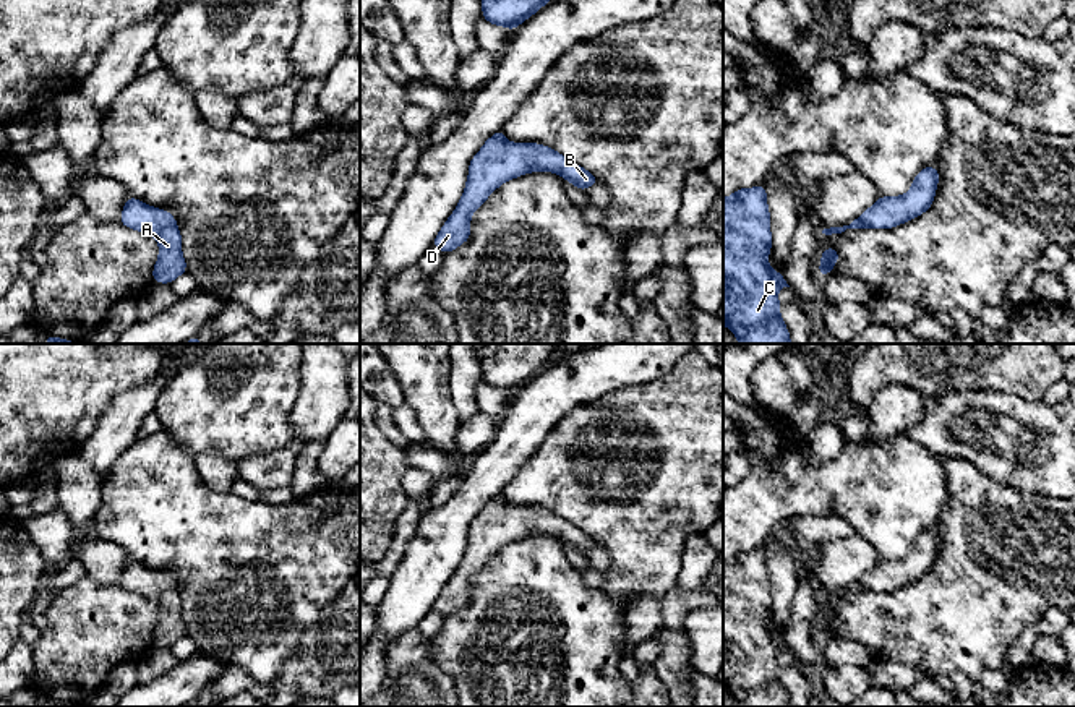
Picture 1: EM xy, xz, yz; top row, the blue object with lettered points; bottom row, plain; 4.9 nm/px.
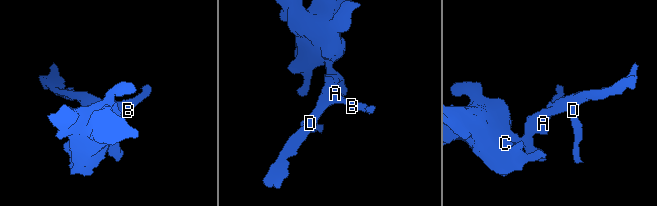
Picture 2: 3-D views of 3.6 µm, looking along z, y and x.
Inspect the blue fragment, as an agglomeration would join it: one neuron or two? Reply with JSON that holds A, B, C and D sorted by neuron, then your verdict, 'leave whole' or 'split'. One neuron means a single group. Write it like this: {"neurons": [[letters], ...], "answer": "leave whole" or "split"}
{"neurons": [["A", "B", "C", "D"]], "answer": "leave whole"}

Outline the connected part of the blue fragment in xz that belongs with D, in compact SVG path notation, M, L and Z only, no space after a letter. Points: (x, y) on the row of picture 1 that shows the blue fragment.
M499 130L472 157L460 201L441 227L433 246L449 253L465 243L470 237L470 216L498 186L529 172L555 172L584 191L600 182L558 151L537 143L509 143L504 130Z

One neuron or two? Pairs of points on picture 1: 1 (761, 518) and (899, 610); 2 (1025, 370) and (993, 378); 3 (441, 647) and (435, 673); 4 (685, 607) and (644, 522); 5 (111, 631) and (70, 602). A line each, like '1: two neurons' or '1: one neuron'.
1: two neurons
2: one neuron
3: two neurons
4: two neurons
5: one neuron

